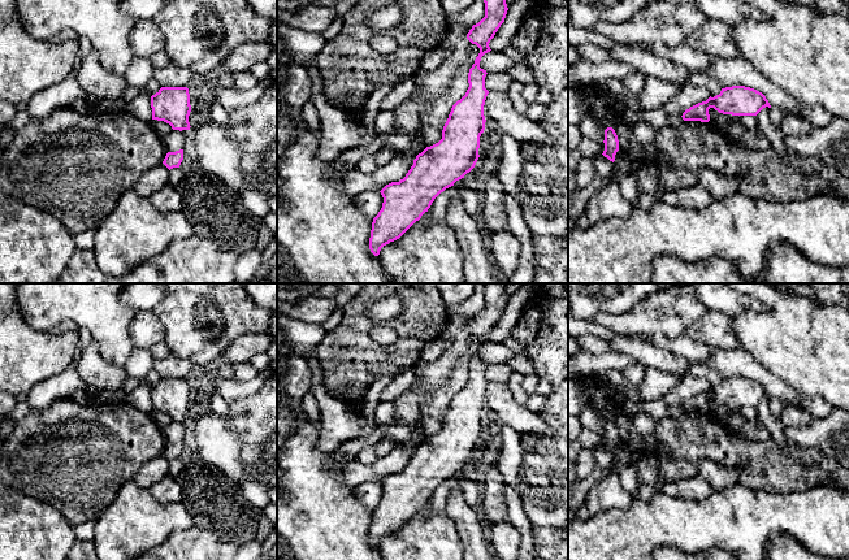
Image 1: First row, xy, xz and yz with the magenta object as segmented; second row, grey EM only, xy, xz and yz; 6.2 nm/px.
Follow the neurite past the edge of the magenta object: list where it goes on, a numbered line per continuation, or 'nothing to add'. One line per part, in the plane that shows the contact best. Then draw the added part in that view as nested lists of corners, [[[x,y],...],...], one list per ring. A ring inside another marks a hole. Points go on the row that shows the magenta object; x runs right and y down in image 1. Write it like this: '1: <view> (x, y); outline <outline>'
nothing to add

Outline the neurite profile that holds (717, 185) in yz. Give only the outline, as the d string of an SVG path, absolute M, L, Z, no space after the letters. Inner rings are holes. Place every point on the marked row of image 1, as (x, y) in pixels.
M710 168L697 170L698 183L714 197L720 199L738 191L744 174L725 175Z

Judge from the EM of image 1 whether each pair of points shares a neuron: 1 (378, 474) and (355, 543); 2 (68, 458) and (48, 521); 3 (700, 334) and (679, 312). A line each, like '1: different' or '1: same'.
1: different
2: different
3: different

